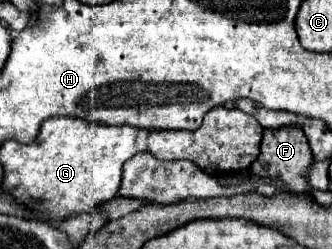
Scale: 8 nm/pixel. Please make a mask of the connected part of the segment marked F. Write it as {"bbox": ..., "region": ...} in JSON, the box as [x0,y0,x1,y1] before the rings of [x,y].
{"bbox":[252,126,312,194],"region":[[[282,126],[276,130],[266,128],[262,146],[260,146],[260,156],[252,164],[252,172],[256,176],[282,178],[290,192],[302,194],[302,192],[308,192],[306,184],[302,184],[302,168],[306,168],[306,164],[310,164],[310,160],[312,160],[312,150],[310,150],[310,144],[308,144],[302,128],[298,128],[298,126]]]}

